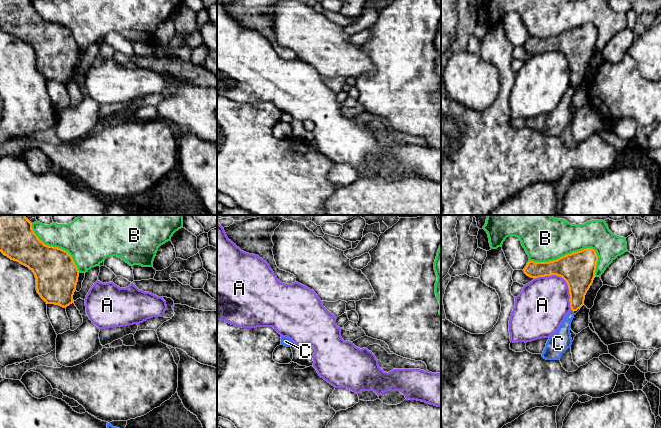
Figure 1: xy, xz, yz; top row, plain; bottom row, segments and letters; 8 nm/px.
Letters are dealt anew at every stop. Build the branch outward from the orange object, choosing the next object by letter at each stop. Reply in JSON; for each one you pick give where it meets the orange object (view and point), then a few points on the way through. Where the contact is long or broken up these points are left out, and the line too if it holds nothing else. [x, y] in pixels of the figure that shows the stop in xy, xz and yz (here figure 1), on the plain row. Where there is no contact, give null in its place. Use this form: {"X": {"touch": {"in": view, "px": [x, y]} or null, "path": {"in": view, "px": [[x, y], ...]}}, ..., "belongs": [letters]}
{"belongs": []}

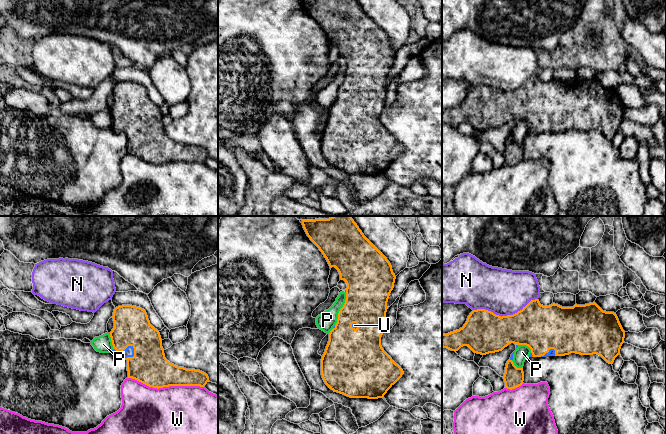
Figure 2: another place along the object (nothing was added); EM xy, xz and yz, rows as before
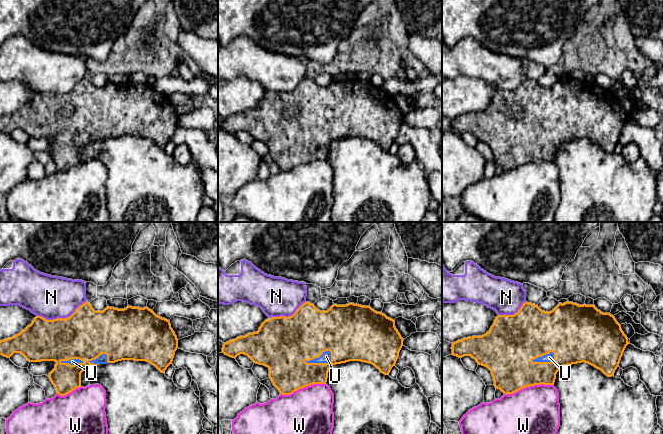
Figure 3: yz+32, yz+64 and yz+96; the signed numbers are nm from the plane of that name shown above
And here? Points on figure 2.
{"U": {"touch": {"in": "xy", "px": [127, 122]}}, "belongs": ["U"]}

